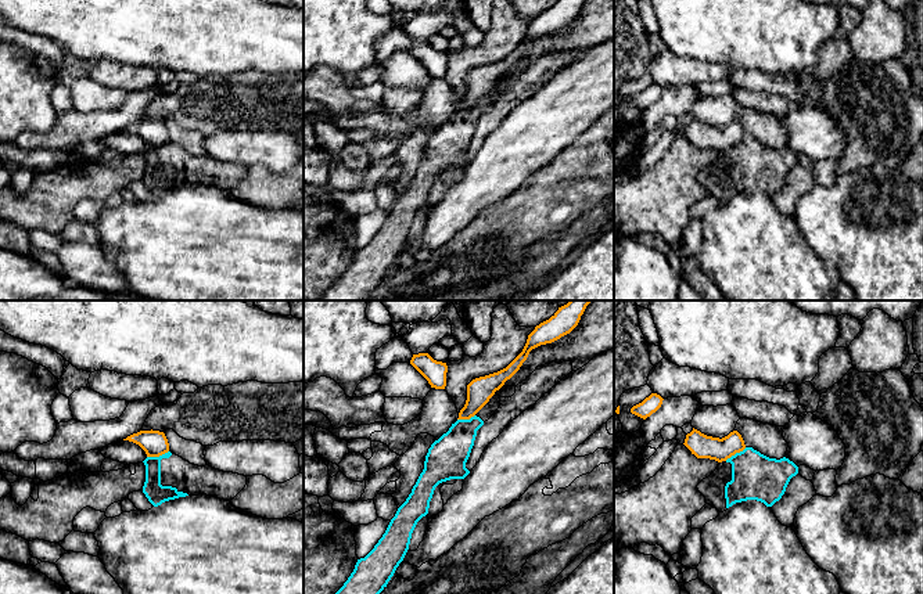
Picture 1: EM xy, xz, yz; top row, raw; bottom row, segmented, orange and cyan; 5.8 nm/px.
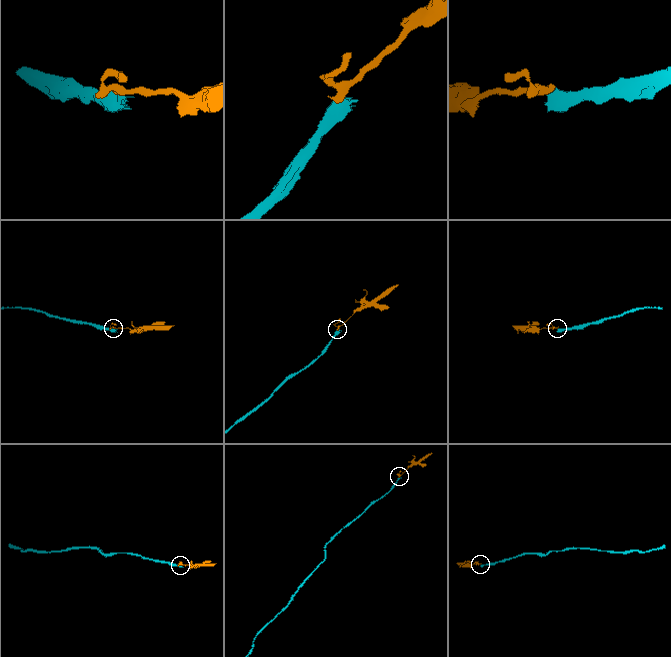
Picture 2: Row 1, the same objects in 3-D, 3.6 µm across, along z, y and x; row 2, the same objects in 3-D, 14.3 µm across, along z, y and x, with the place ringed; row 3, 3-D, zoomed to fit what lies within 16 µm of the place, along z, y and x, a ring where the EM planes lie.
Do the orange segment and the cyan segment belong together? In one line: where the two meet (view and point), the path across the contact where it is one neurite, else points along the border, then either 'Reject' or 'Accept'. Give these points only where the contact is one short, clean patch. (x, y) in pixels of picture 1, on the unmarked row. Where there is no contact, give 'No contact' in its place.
Touches orange at xy (157, 146). Boundary: xy (168, 140), (158, 146), (147, 147). Reject

